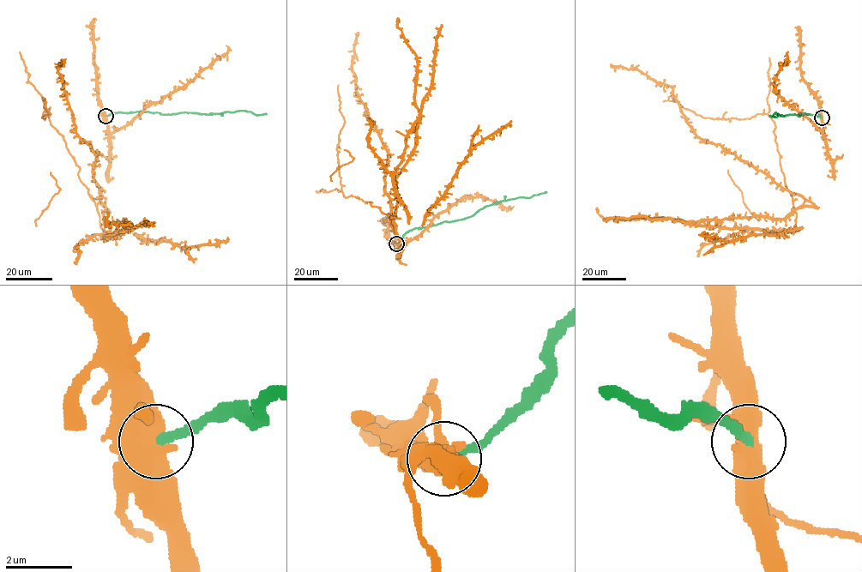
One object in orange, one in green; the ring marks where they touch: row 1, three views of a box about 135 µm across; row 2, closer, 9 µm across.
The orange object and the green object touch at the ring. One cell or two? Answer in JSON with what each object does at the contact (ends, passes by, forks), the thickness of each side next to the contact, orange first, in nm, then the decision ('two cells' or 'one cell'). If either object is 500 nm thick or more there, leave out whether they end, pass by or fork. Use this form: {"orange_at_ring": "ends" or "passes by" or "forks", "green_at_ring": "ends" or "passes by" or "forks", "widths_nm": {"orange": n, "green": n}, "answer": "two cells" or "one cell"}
{"widths_nm": {"orange": 650, "green": 280}, "answer": "two cells"}

